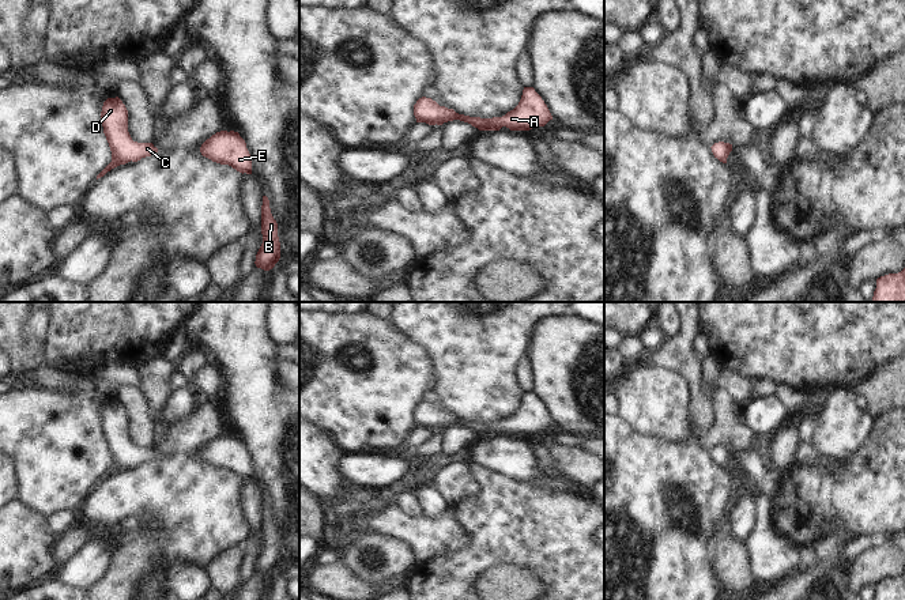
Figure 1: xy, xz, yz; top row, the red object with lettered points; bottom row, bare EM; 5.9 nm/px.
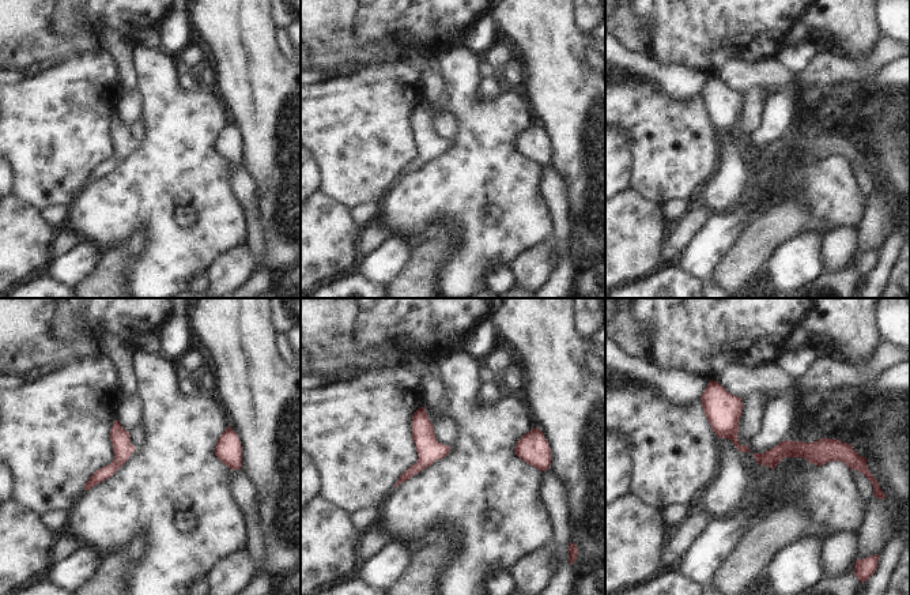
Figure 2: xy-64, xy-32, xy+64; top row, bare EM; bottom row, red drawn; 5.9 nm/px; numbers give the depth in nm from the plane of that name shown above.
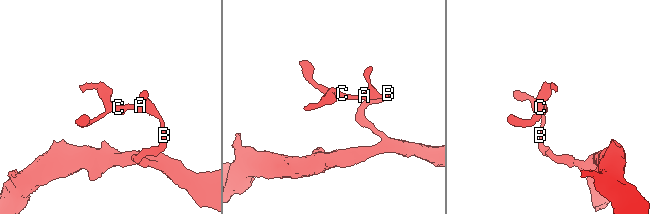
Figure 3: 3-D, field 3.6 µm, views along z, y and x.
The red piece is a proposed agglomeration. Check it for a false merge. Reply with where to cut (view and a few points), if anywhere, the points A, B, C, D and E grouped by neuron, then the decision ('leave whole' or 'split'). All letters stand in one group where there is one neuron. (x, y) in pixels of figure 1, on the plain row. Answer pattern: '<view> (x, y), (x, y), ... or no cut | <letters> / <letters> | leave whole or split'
no cut | A B C D E | leave whole

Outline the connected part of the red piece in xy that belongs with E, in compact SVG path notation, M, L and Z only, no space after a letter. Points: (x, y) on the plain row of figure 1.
M216 437L201 449L200 457L212 467L229 469L242 479L252 479L252 463L238 437Z

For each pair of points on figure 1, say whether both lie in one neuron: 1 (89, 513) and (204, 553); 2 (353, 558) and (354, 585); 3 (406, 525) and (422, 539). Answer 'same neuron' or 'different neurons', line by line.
1: same neuron
2: different neurons
3: same neuron

